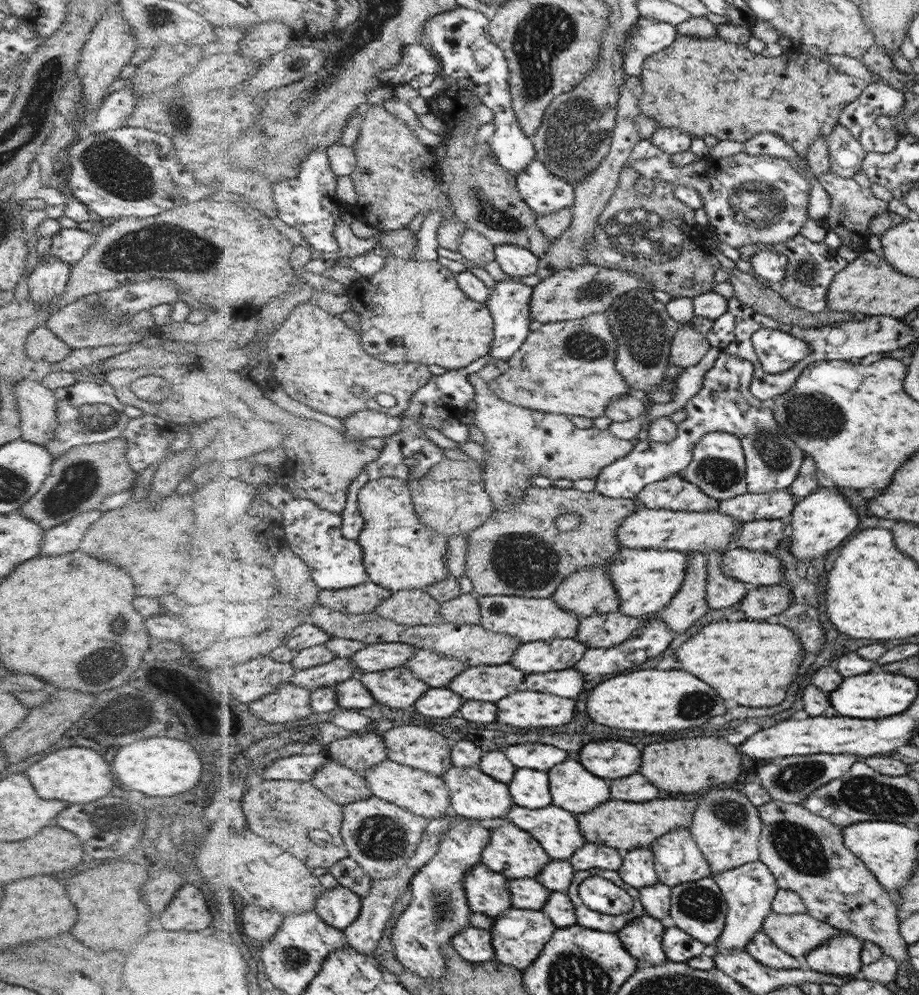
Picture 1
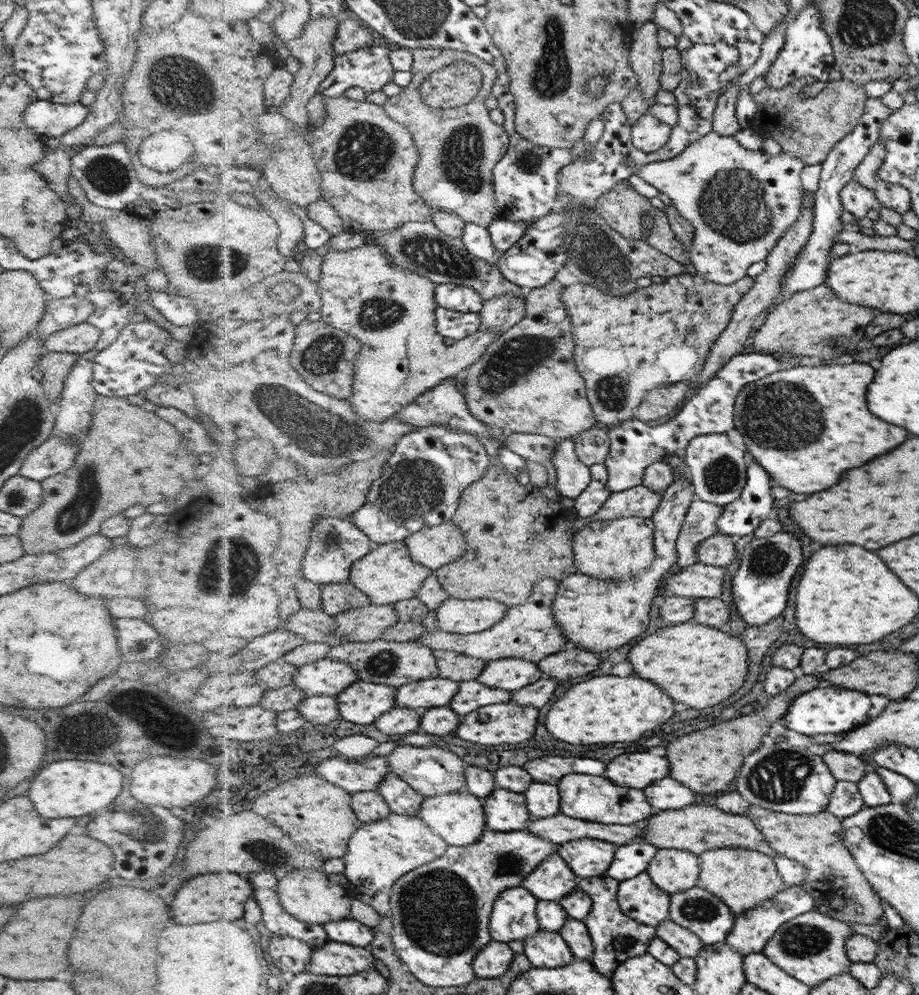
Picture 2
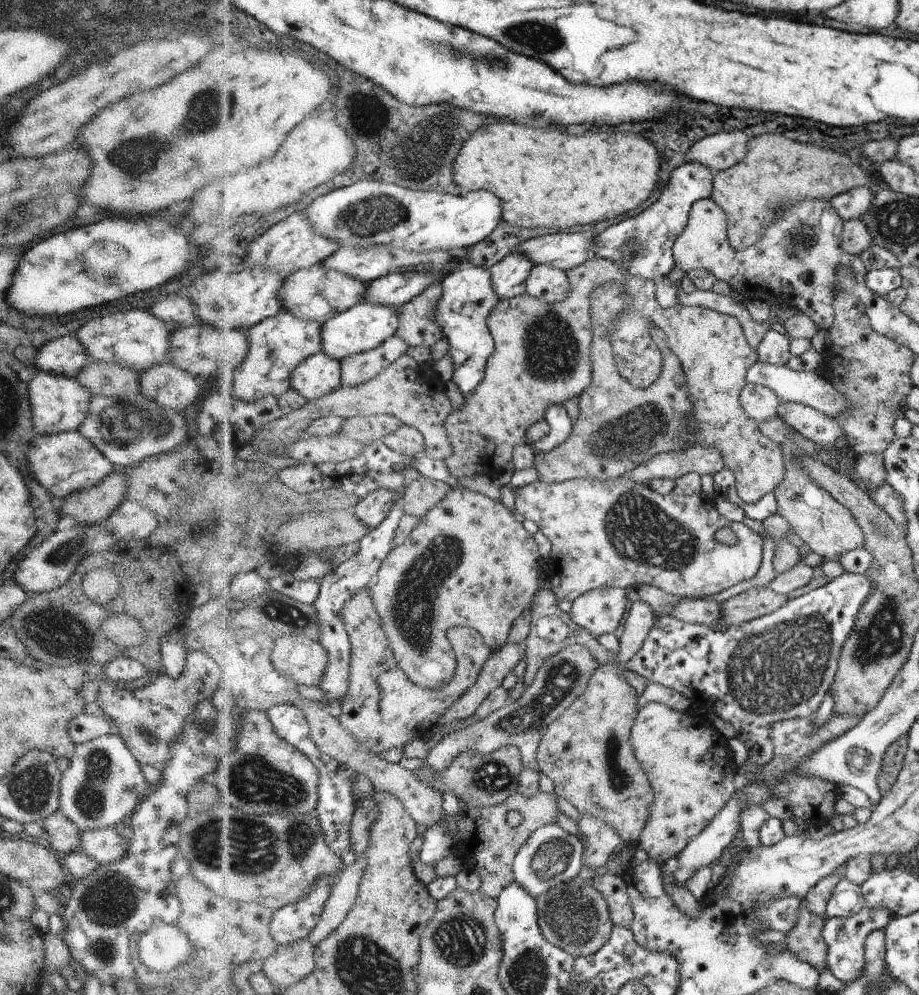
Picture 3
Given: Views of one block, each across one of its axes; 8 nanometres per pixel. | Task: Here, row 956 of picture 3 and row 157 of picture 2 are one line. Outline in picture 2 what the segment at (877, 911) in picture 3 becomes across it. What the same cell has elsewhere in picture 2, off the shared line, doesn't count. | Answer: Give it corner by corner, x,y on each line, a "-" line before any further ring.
870,97
866,102
864,114
862,114
862,118
860,118
860,122
854,128
854,131
842,138
828,153
826,160
820,164
821,178
819,179
818,190
814,194
812,235
810,235
806,247
799,252
787,272
787,277
783,282
783,290
781,290
782,296
767,308
765,314
771,311
780,300
784,300
794,293
799,293
801,290
824,284
829,262
832,260
828,253
830,248
836,244
836,236
846,228
840,225
840,216
842,216
843,211
840,191
853,180
854,170
860,166
868,151
878,142
880,131
882,131
882,123
888,121
890,114
892,114
892,109
882,105
882,98
874,99

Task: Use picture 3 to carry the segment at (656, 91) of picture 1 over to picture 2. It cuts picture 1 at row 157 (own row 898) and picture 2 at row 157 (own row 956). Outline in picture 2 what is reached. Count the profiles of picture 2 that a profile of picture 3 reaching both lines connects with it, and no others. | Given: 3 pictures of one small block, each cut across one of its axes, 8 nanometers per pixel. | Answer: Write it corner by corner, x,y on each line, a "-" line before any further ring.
803,76
793,80
784,88
765,87
754,96
757,106
756,118
766,118
766,122
774,124
770,139
781,145
784,151
800,158
808,166
821,164
828,157
828,153
842,138
845,138
859,124
865,105
869,99
863,85
848,80
827,81
818,96
806,100
799,98
805,84
816,81
811,76

